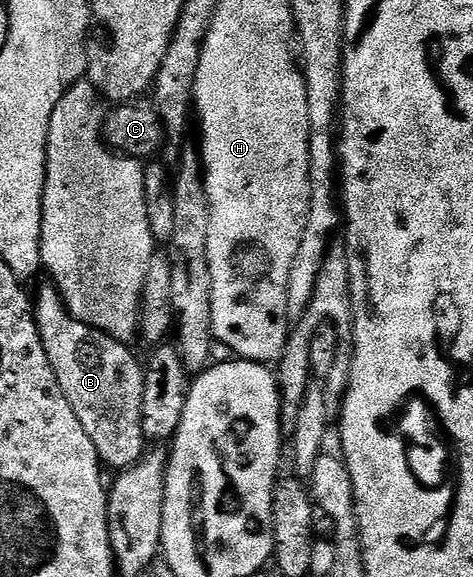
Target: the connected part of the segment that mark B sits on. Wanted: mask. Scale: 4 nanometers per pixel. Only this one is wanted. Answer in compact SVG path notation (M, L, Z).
M51 282L35 298L34 314L44 352L75 416L87 431L106 467L129 469L147 450L142 406L145 373L129 345L78 320L66 308L59 288Z

